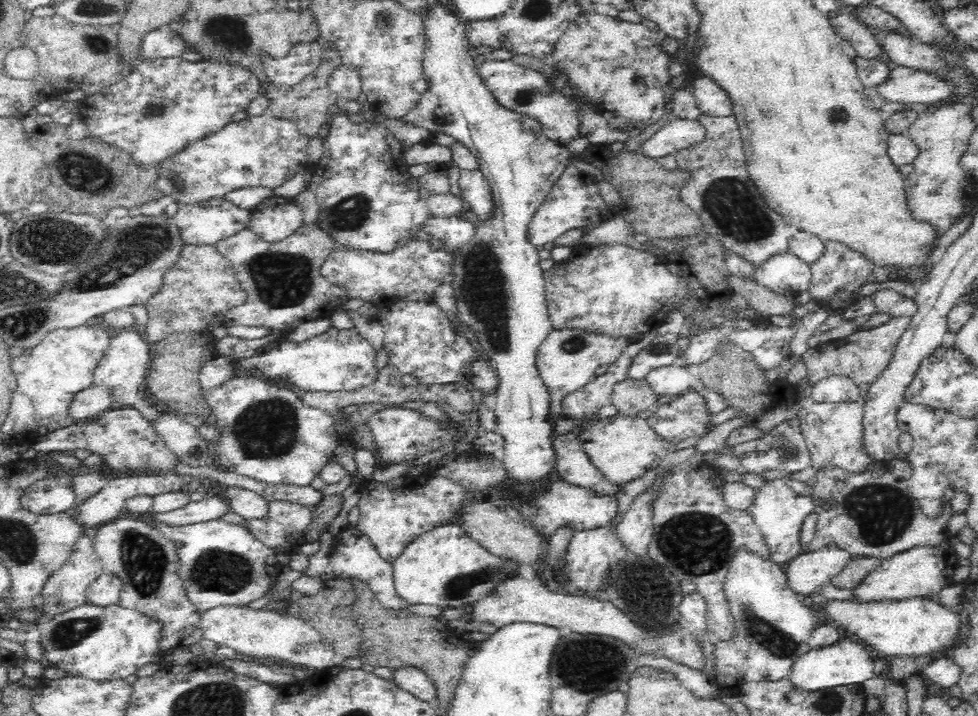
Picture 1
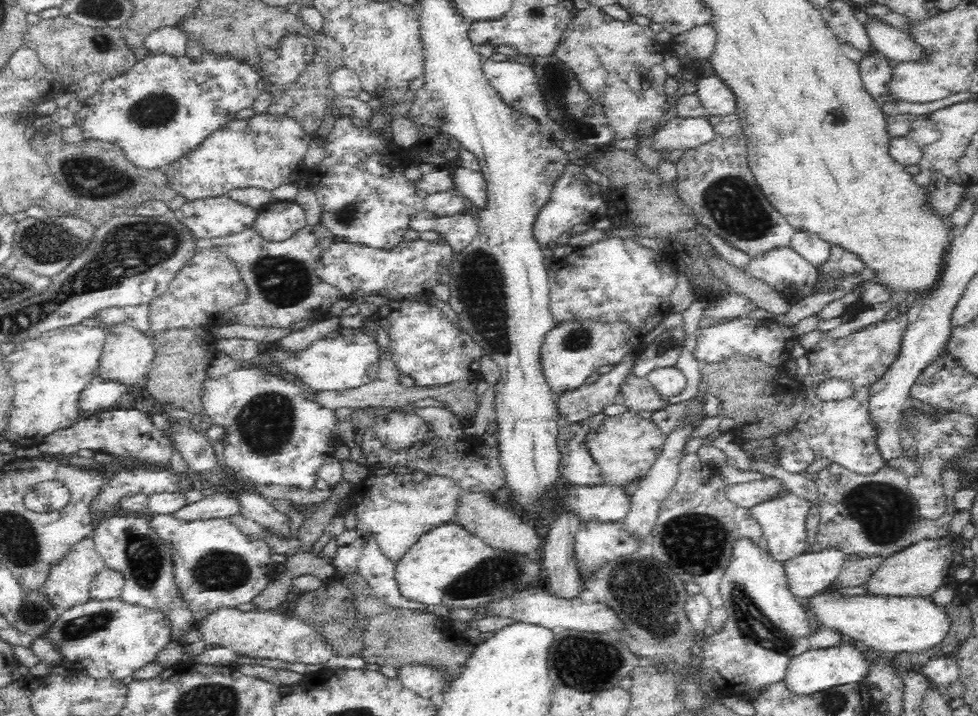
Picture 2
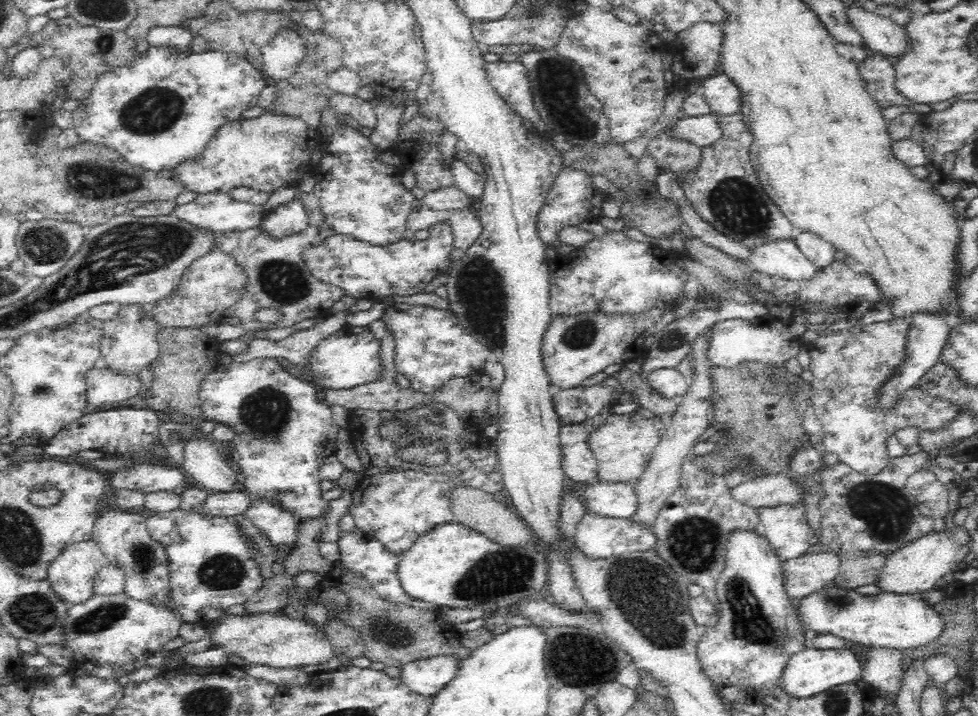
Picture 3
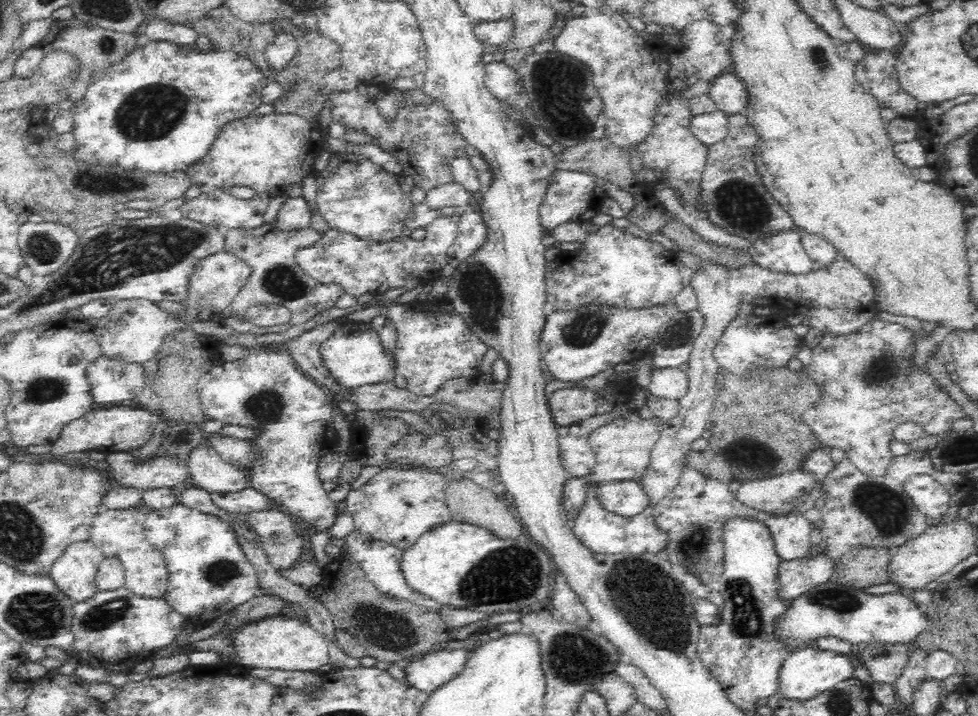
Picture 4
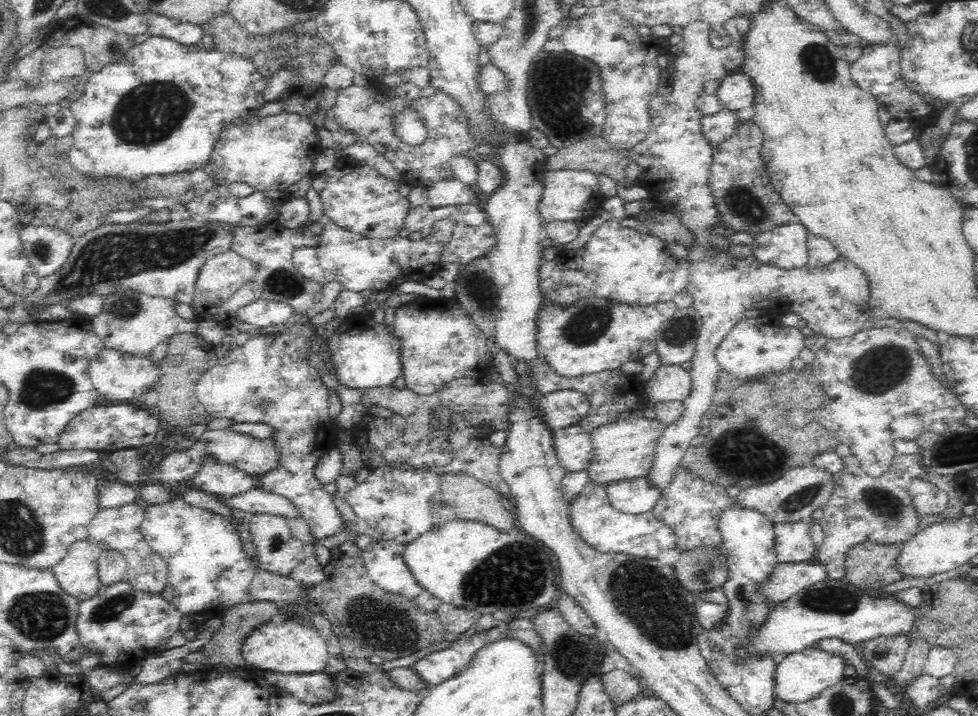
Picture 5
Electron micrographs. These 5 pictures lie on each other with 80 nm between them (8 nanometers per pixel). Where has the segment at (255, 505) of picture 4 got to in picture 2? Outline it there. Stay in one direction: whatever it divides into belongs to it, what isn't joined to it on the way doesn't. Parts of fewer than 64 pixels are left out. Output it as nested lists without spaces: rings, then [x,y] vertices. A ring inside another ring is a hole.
[[[238,492],[204,495],[204,498],[198,502],[188,504],[180,508],[178,512],[174,512],[176,517],[187,520],[226,518],[239,513],[240,495]]]

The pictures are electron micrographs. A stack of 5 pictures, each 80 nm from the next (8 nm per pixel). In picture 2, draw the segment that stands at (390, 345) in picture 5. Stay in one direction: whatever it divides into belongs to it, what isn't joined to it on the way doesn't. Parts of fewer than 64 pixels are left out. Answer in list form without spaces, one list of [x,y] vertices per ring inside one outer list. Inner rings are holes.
[[[339,327],[323,340],[318,340],[310,348],[300,351],[298,355],[273,353],[269,355],[276,368],[300,378],[306,385],[318,391],[348,390],[358,388],[376,380],[379,371],[380,346],[370,334],[361,328]]]

